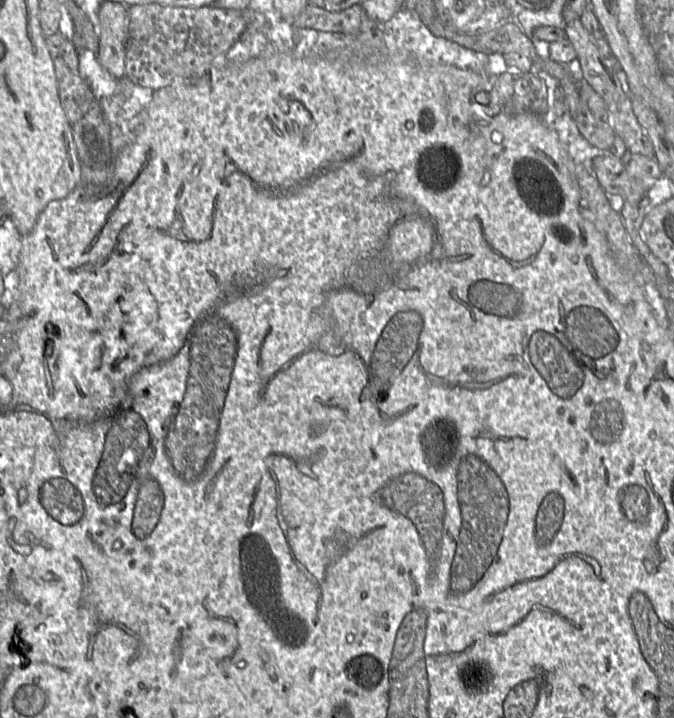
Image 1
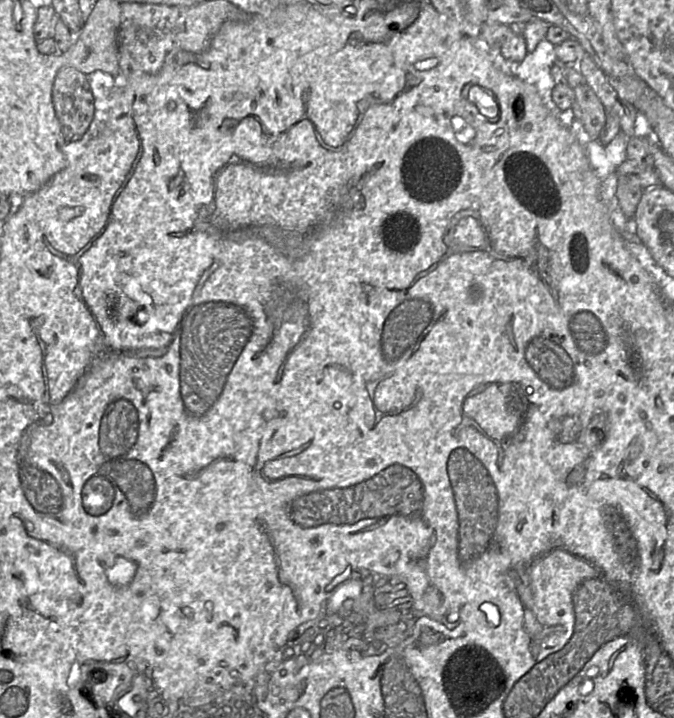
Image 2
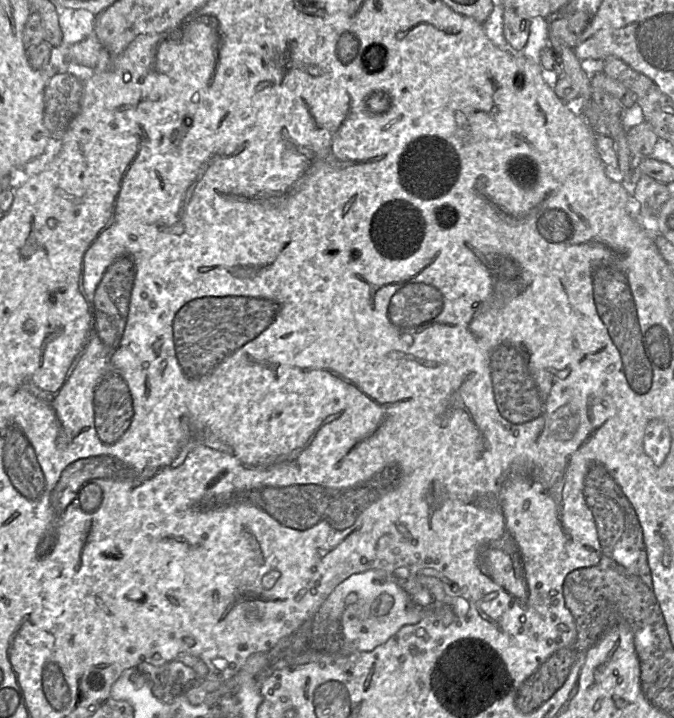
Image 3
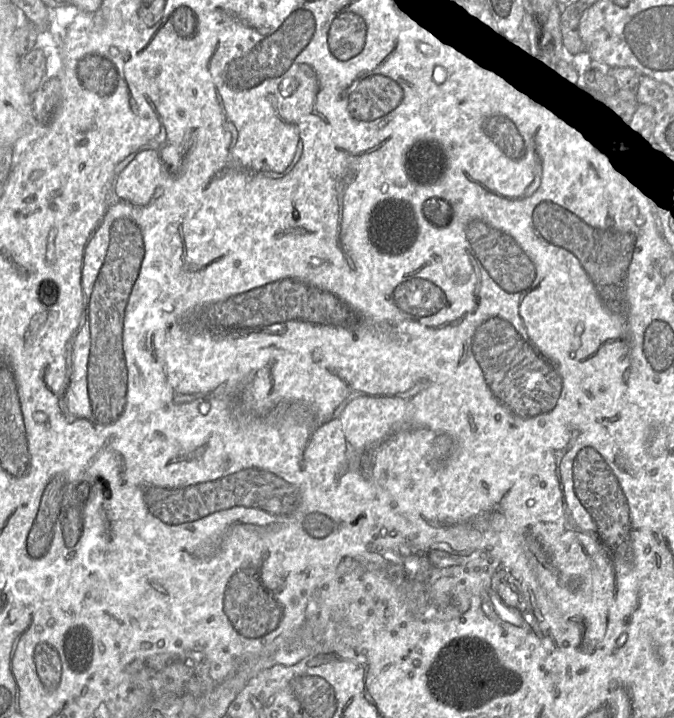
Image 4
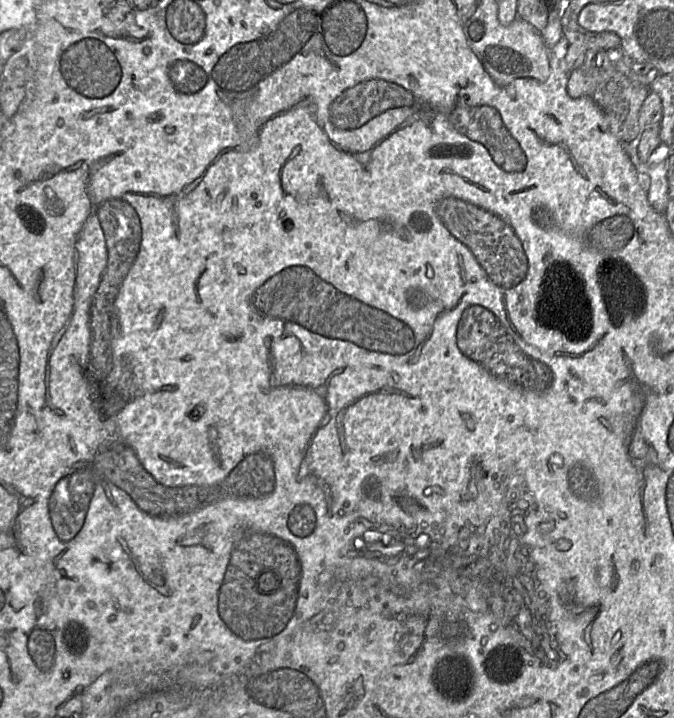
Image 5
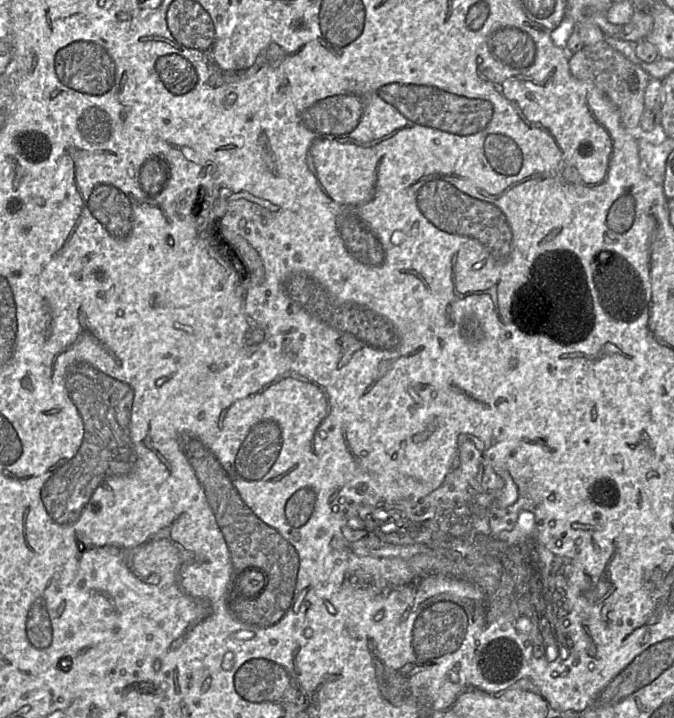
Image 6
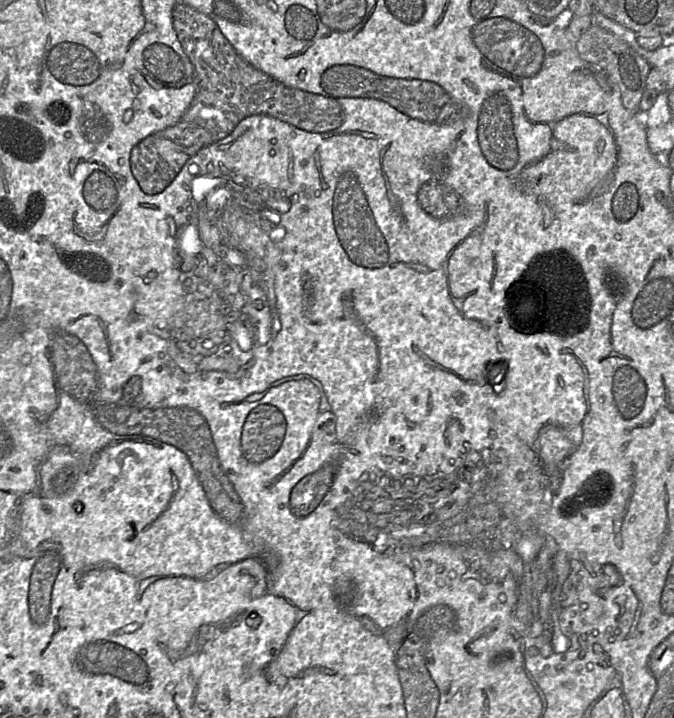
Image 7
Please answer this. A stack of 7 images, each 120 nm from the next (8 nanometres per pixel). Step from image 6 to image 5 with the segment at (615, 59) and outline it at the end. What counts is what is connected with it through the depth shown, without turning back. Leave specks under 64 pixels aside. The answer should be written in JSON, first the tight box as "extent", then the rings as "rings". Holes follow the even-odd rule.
{"extent":[567,66,649,143],"rings":[[[584,66],[571,71],[567,83],[570,97],[589,97],[601,108],[609,120],[611,132],[622,143],[637,141],[640,135],[639,114],[649,91],[649,86],[632,81],[617,70],[603,71]]]}

